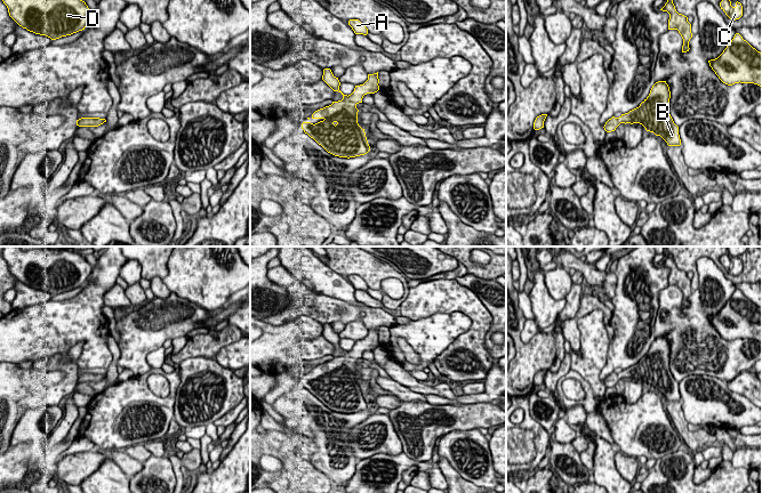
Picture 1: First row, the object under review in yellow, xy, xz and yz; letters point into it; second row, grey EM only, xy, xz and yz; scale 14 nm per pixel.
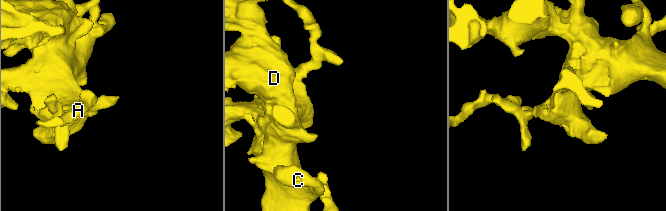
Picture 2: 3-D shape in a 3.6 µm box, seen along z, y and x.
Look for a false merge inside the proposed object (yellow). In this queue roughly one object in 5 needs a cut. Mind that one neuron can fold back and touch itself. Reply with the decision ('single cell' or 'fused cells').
single cell

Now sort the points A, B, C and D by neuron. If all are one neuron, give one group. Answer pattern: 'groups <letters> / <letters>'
groups A B C D

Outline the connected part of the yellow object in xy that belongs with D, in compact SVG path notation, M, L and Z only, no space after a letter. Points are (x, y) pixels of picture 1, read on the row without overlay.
M5 246L2 257L19 282L51 296L85 285L93 270L85 257L66 248L22 250Z

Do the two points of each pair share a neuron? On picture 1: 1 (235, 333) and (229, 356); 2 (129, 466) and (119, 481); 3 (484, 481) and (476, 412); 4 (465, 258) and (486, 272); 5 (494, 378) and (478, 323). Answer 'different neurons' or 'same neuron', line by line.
1: different neurons
2: different neurons
3: different neurons
4: same neuron
5: different neurons

